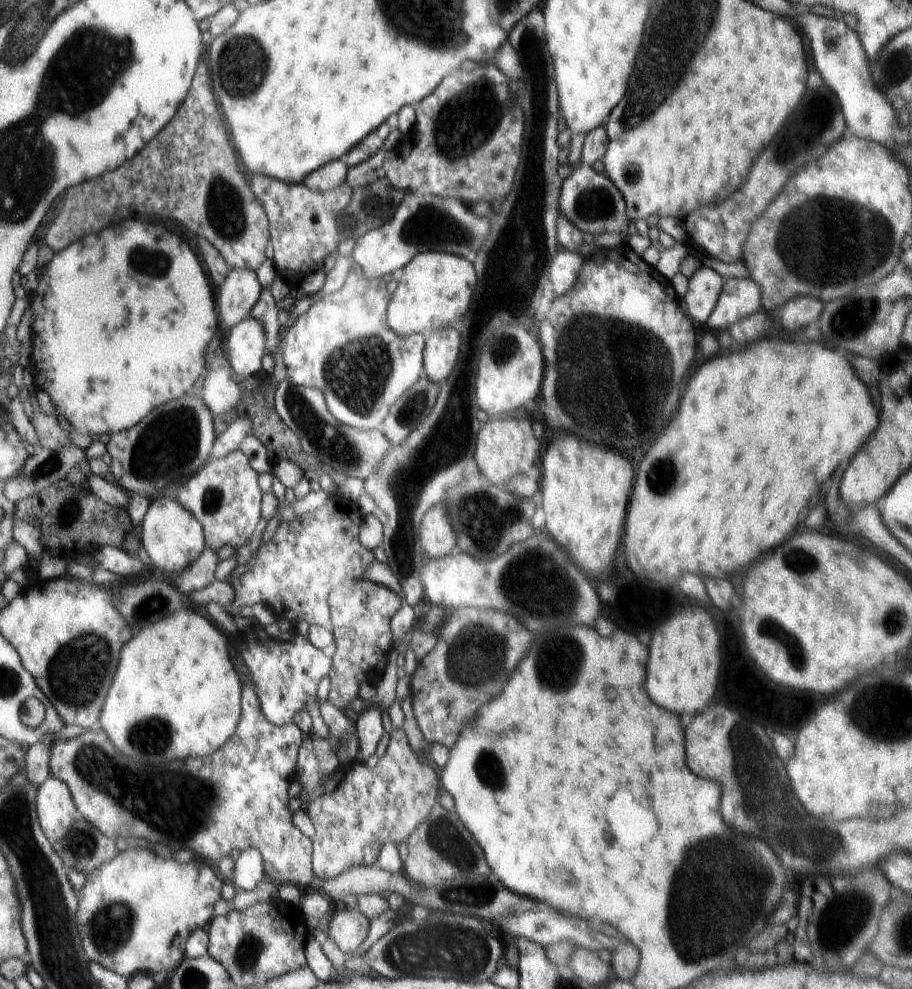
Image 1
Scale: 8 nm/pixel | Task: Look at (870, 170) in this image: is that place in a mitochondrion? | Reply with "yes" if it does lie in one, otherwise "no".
no

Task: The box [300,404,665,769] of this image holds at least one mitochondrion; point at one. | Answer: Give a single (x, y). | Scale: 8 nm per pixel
(535, 581)

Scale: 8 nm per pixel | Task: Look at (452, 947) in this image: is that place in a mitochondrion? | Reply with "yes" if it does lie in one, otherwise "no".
yes

